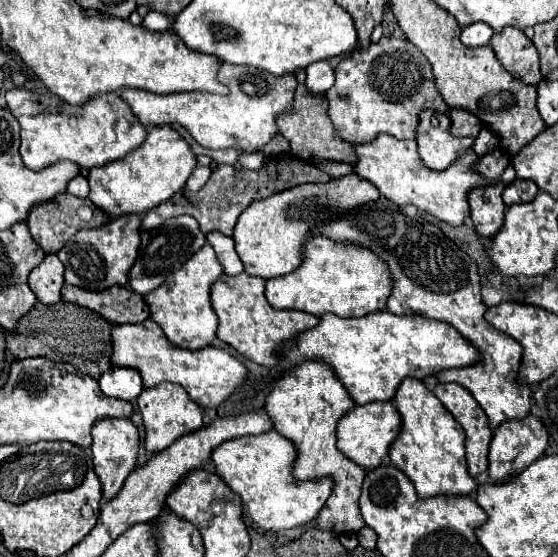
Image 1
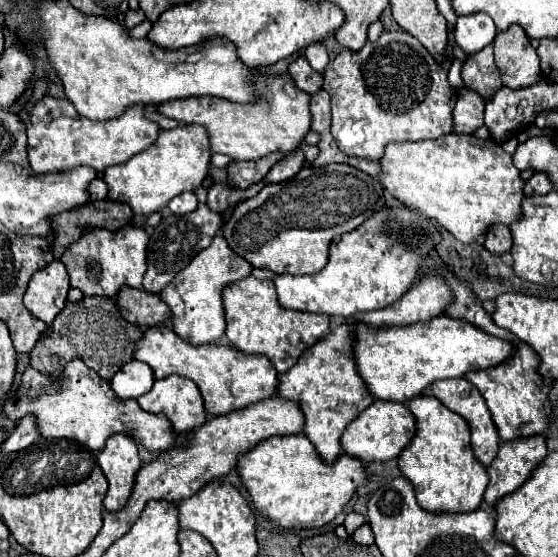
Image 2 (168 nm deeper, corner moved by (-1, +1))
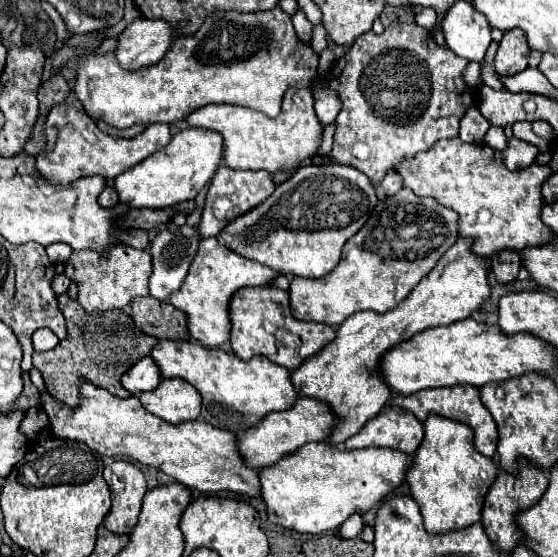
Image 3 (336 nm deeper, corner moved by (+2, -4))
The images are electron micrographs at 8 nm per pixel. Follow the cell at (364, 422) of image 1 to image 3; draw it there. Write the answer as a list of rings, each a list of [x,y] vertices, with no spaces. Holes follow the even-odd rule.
[[[385,407],[377,417],[369,419],[361,431],[345,441],[347,449],[389,447],[413,455],[423,441],[423,423],[407,409]]]

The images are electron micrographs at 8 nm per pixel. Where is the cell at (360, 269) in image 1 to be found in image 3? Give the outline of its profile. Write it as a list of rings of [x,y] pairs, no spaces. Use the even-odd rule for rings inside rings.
[[[401,189],[397,195],[391,195],[391,197],[381,195],[367,223],[357,231],[357,235],[349,239],[349,241],[357,241],[357,245],[345,249],[341,263],[331,273],[319,279],[293,277],[289,287],[293,317],[301,321],[341,325],[349,315],[357,311],[387,313],[395,309],[413,291],[413,287],[435,267],[441,255],[459,239],[457,221],[459,221],[457,211],[437,203],[437,199],[417,197],[411,189]]]

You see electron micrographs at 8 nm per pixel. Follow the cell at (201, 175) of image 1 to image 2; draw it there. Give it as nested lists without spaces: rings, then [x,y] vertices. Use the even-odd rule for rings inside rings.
[[[204,186],[194,188],[194,194],[198,196],[198,208],[194,212],[182,214],[182,216],[168,216],[166,220],[162,220],[150,234],[150,242],[148,242],[148,270],[144,274],[144,290],[146,292],[154,292],[158,294],[166,284],[172,282],[172,278],[184,268],[188,266],[188,262],[192,262],[192,258],[204,250],[212,238],[218,234],[218,230],[222,228],[222,214],[214,212],[208,208],[206,204],[206,194],[208,190]]]

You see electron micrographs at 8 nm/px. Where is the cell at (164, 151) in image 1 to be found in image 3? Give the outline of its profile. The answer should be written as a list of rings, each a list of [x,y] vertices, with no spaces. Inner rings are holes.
[[[189,127],[177,133],[167,147],[149,155],[139,165],[121,173],[115,179],[115,189],[121,203],[129,207],[149,207],[165,209],[181,201],[195,199],[205,183],[215,175],[217,167],[223,161],[223,135],[209,129]]]

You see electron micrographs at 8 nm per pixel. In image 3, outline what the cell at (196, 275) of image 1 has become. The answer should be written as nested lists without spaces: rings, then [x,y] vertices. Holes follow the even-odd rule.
[[[209,237],[199,243],[197,255],[191,263],[185,283],[183,283],[181,291],[173,293],[169,303],[181,311],[187,311],[189,333],[193,339],[201,341],[207,347],[219,347],[229,339],[229,333],[231,333],[229,301],[231,301],[233,293],[237,289],[249,287],[249,285],[271,285],[275,277],[279,277],[277,271],[273,271],[257,261],[245,259],[245,257],[233,253],[231,249],[219,245],[215,237]]]

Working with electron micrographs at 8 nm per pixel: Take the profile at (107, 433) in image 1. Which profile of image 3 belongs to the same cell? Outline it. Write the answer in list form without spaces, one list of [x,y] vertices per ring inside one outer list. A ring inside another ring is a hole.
[[[113,461],[105,467],[103,477],[109,483],[113,499],[113,507],[105,517],[103,525],[115,535],[129,535],[137,525],[141,513],[141,499],[147,493],[145,477],[135,465],[127,461]]]

